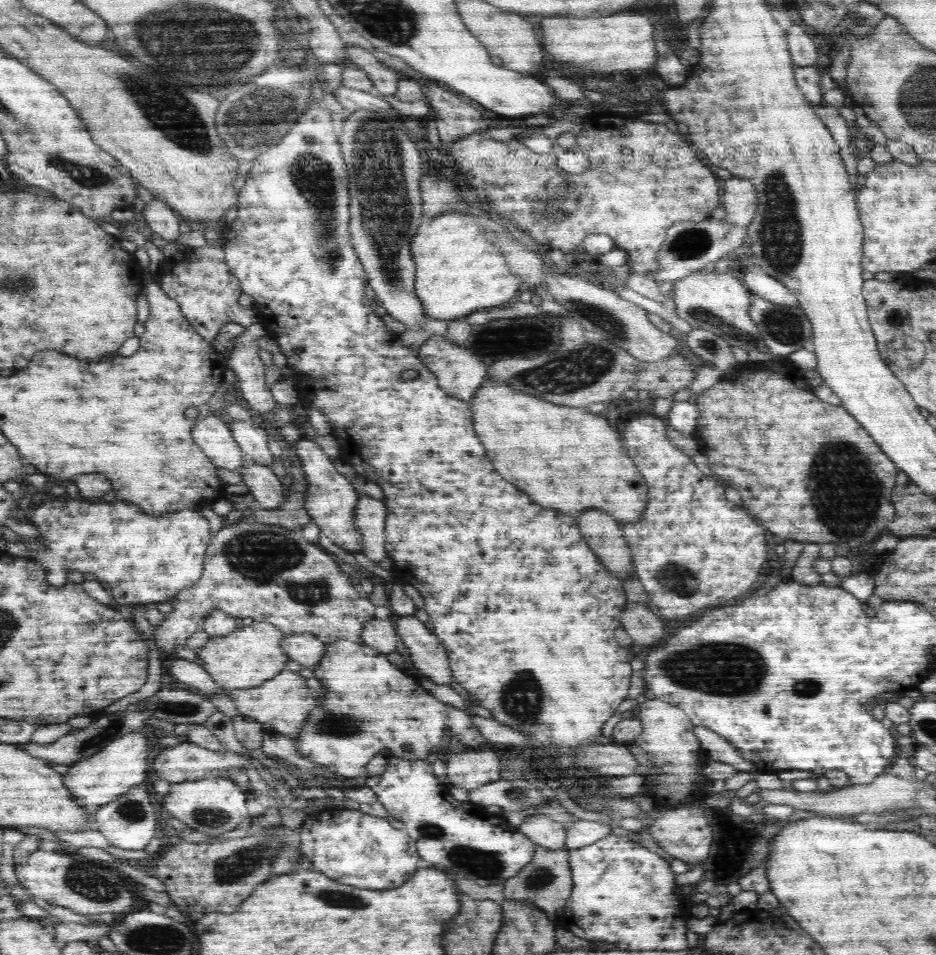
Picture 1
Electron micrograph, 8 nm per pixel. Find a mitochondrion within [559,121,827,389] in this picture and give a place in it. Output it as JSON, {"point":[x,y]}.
{"point":[781,236]}

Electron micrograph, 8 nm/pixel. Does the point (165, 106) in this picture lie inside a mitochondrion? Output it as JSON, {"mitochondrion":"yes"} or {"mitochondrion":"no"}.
{"mitochondrion":"yes"}

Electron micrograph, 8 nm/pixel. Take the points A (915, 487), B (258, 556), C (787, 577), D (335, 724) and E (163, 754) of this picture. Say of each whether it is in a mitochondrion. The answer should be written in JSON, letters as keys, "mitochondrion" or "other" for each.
{"A":"other","B":"mitochondrion","C":"other","D":"mitochondrion","E":"other"}

